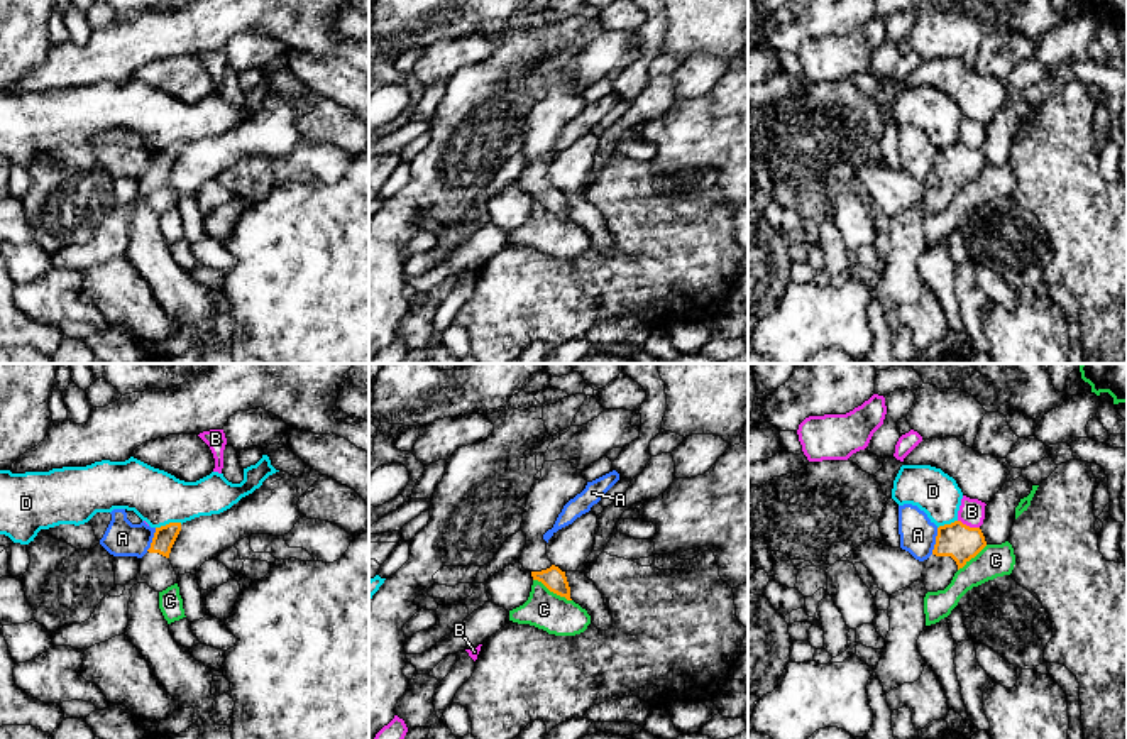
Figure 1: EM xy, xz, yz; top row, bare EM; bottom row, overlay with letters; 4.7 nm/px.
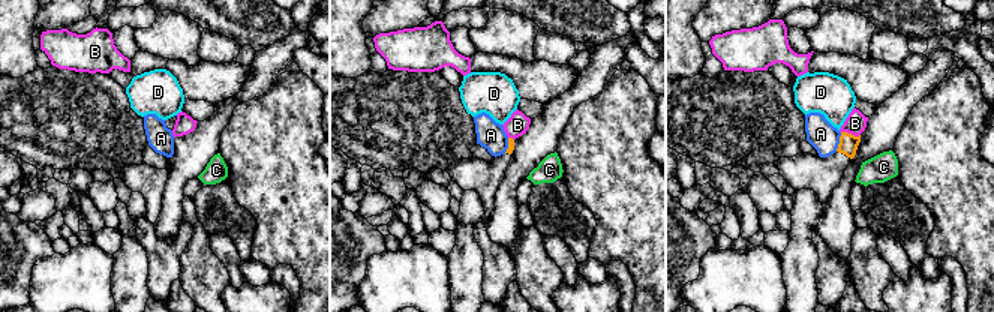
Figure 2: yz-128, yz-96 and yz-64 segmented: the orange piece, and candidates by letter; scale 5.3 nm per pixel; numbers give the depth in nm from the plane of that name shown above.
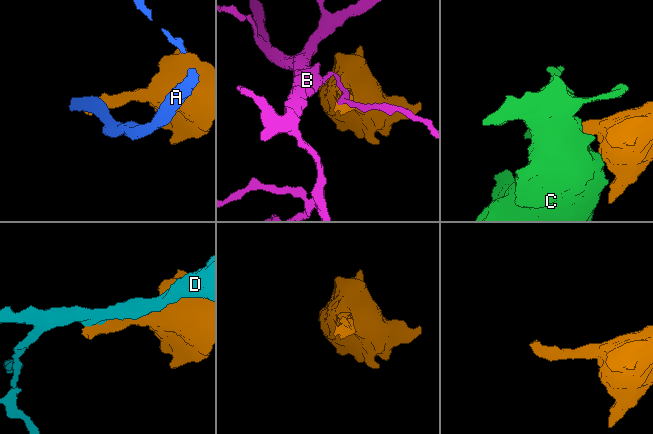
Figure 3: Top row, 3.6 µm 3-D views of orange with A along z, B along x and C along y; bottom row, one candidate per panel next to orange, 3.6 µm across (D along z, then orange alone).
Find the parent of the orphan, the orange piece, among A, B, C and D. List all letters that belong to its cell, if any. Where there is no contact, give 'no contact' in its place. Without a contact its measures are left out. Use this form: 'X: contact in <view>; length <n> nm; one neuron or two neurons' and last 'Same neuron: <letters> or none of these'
A: contact in yz; length 130 nm; two neurons
B: contact in yz; length 110 nm; two neurons
C: contact in xz; length 220 nm; two neurons
D: contact in xy; length 130 nm; two neurons
Same neuron: none of these

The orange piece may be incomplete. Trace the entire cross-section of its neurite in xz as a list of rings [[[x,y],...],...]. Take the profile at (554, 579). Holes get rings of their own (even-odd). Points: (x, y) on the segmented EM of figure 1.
[[[567,460],[545,462],[542,477],[535,480],[523,512],[521,531],[526,536],[520,563],[533,580],[542,582],[550,592],[570,599],[570,587],[558,567],[547,556],[543,534],[553,528],[564,506],[587,485],[582,470]]]

